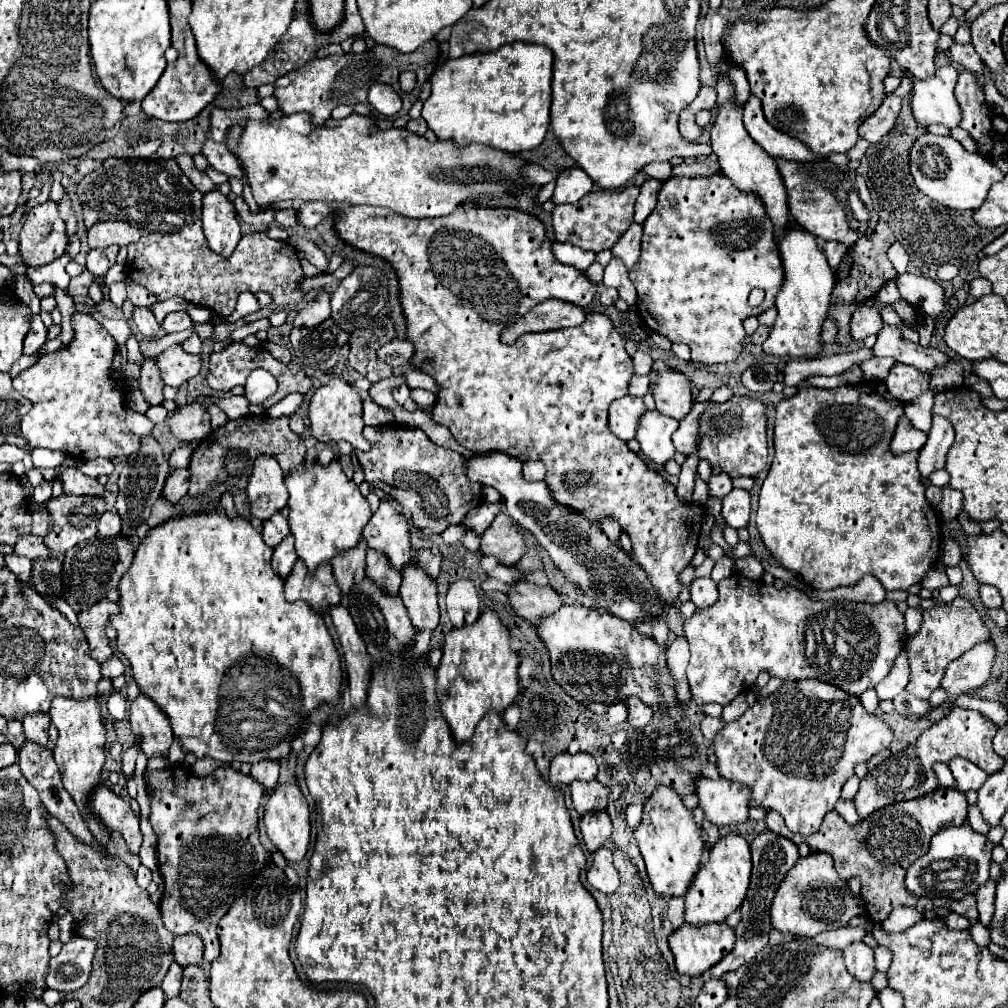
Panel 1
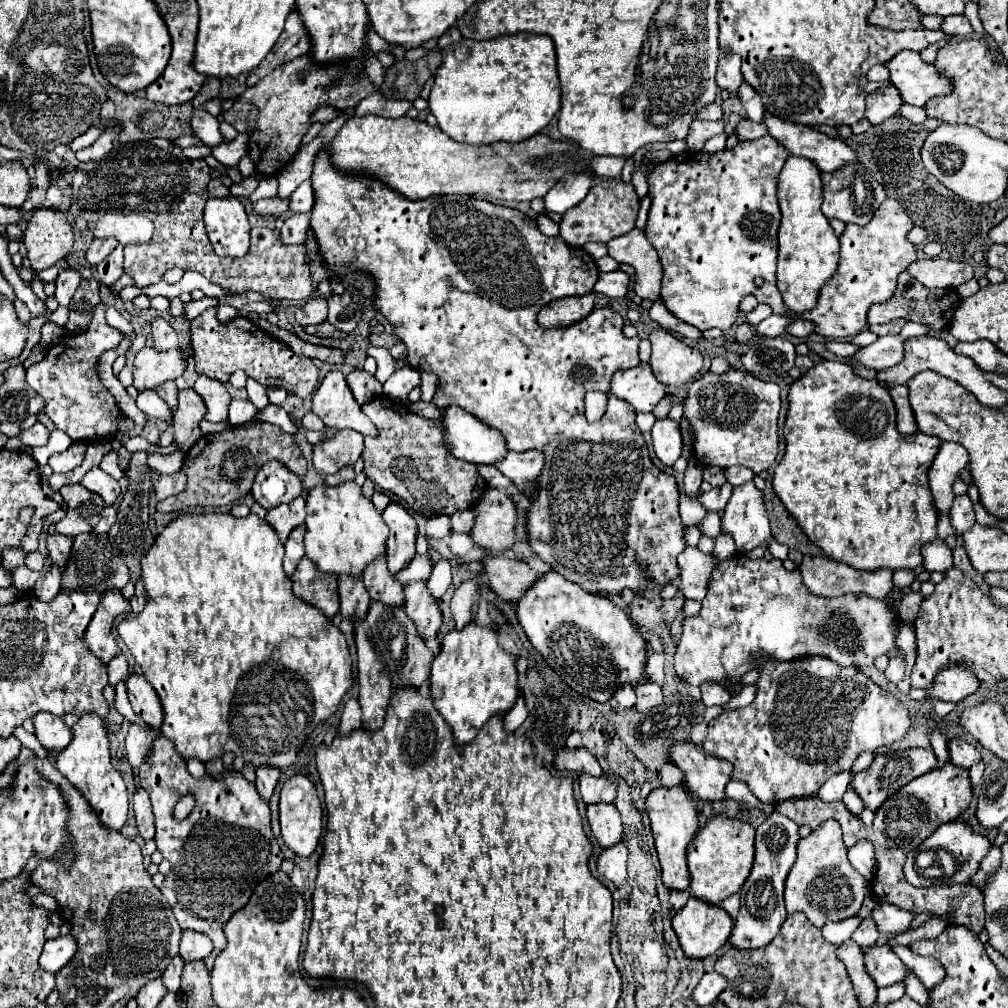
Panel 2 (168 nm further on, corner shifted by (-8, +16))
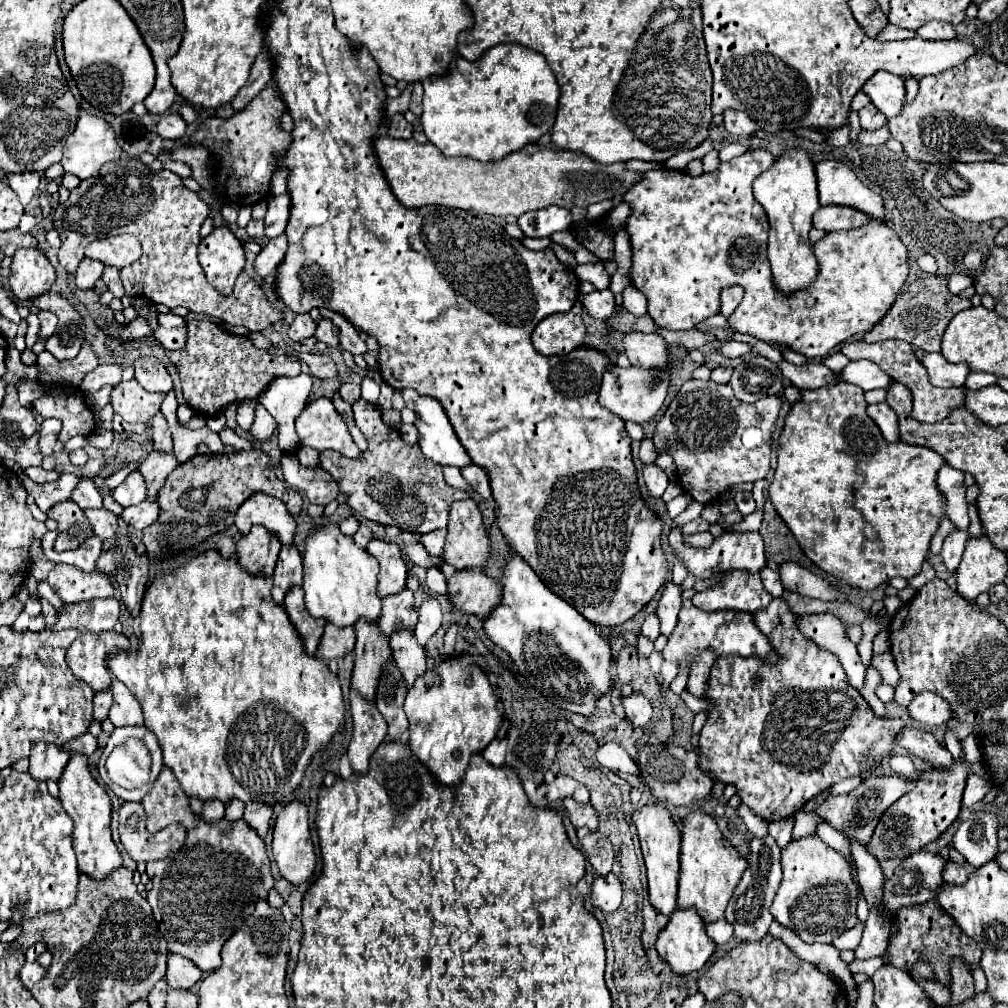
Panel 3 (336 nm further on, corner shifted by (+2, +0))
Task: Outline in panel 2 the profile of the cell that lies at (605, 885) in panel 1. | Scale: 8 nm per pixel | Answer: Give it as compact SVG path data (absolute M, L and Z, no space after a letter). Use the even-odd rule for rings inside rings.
M623 842L605 848L597 858L597 870L613 884L623 884L627 878L627 846Z

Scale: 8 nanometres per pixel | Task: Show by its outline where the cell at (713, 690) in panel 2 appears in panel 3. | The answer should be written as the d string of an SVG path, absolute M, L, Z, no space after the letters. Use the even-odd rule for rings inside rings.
M701 652L699 660L691 668L687 690L691 694L695 694L697 698L703 698L703 692L705 692L705 686L707 686L707 678L709 678L709 670L711 670L715 660L717 658L713 656L713 652Z

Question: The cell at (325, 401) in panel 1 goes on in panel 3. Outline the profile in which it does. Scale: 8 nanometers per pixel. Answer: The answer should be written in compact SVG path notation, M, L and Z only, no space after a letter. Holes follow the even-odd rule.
M317 398L309 402L295 420L295 428L303 446L311 446L319 452L337 450L347 458L357 458L361 454L347 430L347 424L337 414L329 398Z

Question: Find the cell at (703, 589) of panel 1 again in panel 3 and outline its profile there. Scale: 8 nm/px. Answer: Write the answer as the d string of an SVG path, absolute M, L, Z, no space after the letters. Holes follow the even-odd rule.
M667 582L663 594L657 602L657 608L655 608L655 614L661 624L661 634L671 636L671 632L677 624L679 610L681 610L681 588L675 586L673 582Z

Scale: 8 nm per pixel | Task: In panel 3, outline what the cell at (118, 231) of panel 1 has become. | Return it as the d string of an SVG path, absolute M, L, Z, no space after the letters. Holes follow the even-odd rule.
M119 234L113 238L95 240L85 248L85 256L103 262L105 266L125 268L141 256L141 244L131 234Z

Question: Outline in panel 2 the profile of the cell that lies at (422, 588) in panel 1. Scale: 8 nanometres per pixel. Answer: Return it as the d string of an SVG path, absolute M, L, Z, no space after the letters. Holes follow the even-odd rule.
M413 582L405 586L405 612L417 624L419 634L425 640L433 640L441 626L439 600L431 596L425 582Z

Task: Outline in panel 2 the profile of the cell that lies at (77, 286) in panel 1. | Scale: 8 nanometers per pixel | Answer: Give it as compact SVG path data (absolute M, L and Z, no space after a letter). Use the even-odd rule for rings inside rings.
M61 270L57 276L57 290L55 290L55 298L61 306L67 306L71 296L75 294L75 288L79 286L79 280L83 280L81 272L77 270Z

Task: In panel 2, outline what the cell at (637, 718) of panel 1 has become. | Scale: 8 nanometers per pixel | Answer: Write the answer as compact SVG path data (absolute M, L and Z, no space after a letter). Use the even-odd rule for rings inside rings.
M639 682L635 686L635 694L637 694L637 702L635 702L637 712L647 712L663 702L663 692L655 682Z

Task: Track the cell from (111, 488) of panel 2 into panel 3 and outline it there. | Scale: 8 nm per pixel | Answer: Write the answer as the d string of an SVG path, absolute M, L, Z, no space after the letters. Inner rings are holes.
M99 508L99 510L85 510L85 516L89 518L91 526L93 526L93 532L97 538L103 540L103 544L109 544L111 540L117 538L117 516L105 508Z

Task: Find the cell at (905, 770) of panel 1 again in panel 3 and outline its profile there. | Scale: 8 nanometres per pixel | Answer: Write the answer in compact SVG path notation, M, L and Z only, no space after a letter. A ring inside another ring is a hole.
M869 776L865 778L855 790L843 796L827 796L815 810L817 816L821 816L827 824L831 824L835 830L843 832L847 838L857 840L859 844L867 844L871 840L871 834L883 816L883 812L897 802L907 792L907 780L901 776Z

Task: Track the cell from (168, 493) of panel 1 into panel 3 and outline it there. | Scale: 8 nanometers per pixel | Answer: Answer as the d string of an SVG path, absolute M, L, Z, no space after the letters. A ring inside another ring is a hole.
M145 500L145 502L137 504L137 506L125 508L123 514L121 514L121 518L123 518L129 526L133 526L133 528L137 528L137 530L143 530L143 528L147 528L149 524L155 522L157 512L159 512L157 502L147 502L147 500Z

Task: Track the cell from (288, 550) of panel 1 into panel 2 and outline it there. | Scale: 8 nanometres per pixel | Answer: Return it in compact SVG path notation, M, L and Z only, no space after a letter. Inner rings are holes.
M299 526L291 532L291 536L285 542L285 558L283 558L283 566L285 566L285 574L291 576L299 564L299 560L305 556L303 554L303 534L305 534L305 526Z

